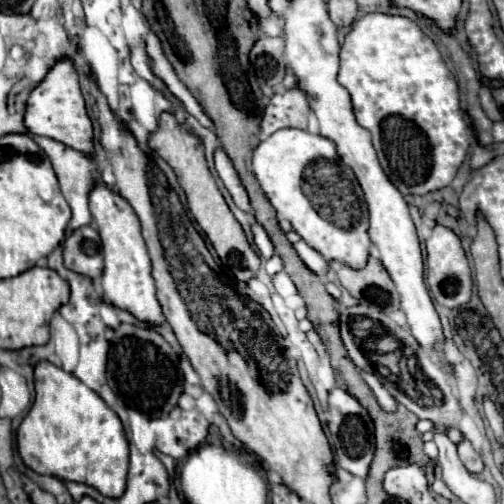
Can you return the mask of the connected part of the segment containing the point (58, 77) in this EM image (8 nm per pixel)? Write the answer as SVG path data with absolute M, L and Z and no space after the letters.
M60 56L56 64L46 72L44 80L30 92L26 100L24 126L28 128L30 134L48 136L52 140L68 144L70 148L76 148L84 156L94 156L94 142L92 142L94 130L86 114L84 96L78 84L78 72L70 56Z

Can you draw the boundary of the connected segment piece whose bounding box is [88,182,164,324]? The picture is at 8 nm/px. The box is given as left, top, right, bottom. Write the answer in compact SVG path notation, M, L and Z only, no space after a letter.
M96 182L88 194L88 204L92 212L92 228L100 234L100 250L104 257L102 273L102 300L130 310L142 322L164 324L162 308L156 300L156 286L150 274L150 258L146 244L140 234L140 222L132 212L130 204L112 188L102 182Z

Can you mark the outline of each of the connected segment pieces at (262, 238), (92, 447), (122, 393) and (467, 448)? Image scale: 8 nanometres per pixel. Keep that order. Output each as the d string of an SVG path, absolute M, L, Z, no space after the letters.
M258 222L252 224L252 234L254 234L254 242L256 242L260 254L262 254L264 258L270 258L272 252L274 252L274 248L272 248L272 242L270 242L268 234L264 232L264 228L262 228Z
M40 362L34 370L34 378L36 378L36 398L16 434L18 452L24 464L32 468L36 474L56 476L60 480L70 482L82 482L96 488L102 496L120 498L124 494L128 474L128 442L124 438L124 430L118 416L84 382L80 382L76 376L64 372L62 368L50 362Z
M120 324L114 330L108 352L108 380L112 390L134 410L150 418L164 418L176 406L182 394L182 370L178 354L172 346L152 328Z
M462 440L458 444L458 454L460 454L460 460L462 464L468 468L468 472L472 474L480 474L484 470L482 466L482 458L478 456L478 452L472 448L472 444L468 440Z

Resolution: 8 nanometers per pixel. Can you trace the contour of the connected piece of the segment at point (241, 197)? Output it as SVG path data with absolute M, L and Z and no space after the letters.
M216 148L216 152L214 152L214 166L216 166L216 172L218 172L220 180L224 182L226 190L230 192L234 204L236 204L240 210L244 210L244 212L250 212L248 194L246 194L246 190L244 190L244 186L242 186L242 182L240 182L240 178L238 178L238 172L234 170L230 158L226 156L226 152L224 152L222 148Z

